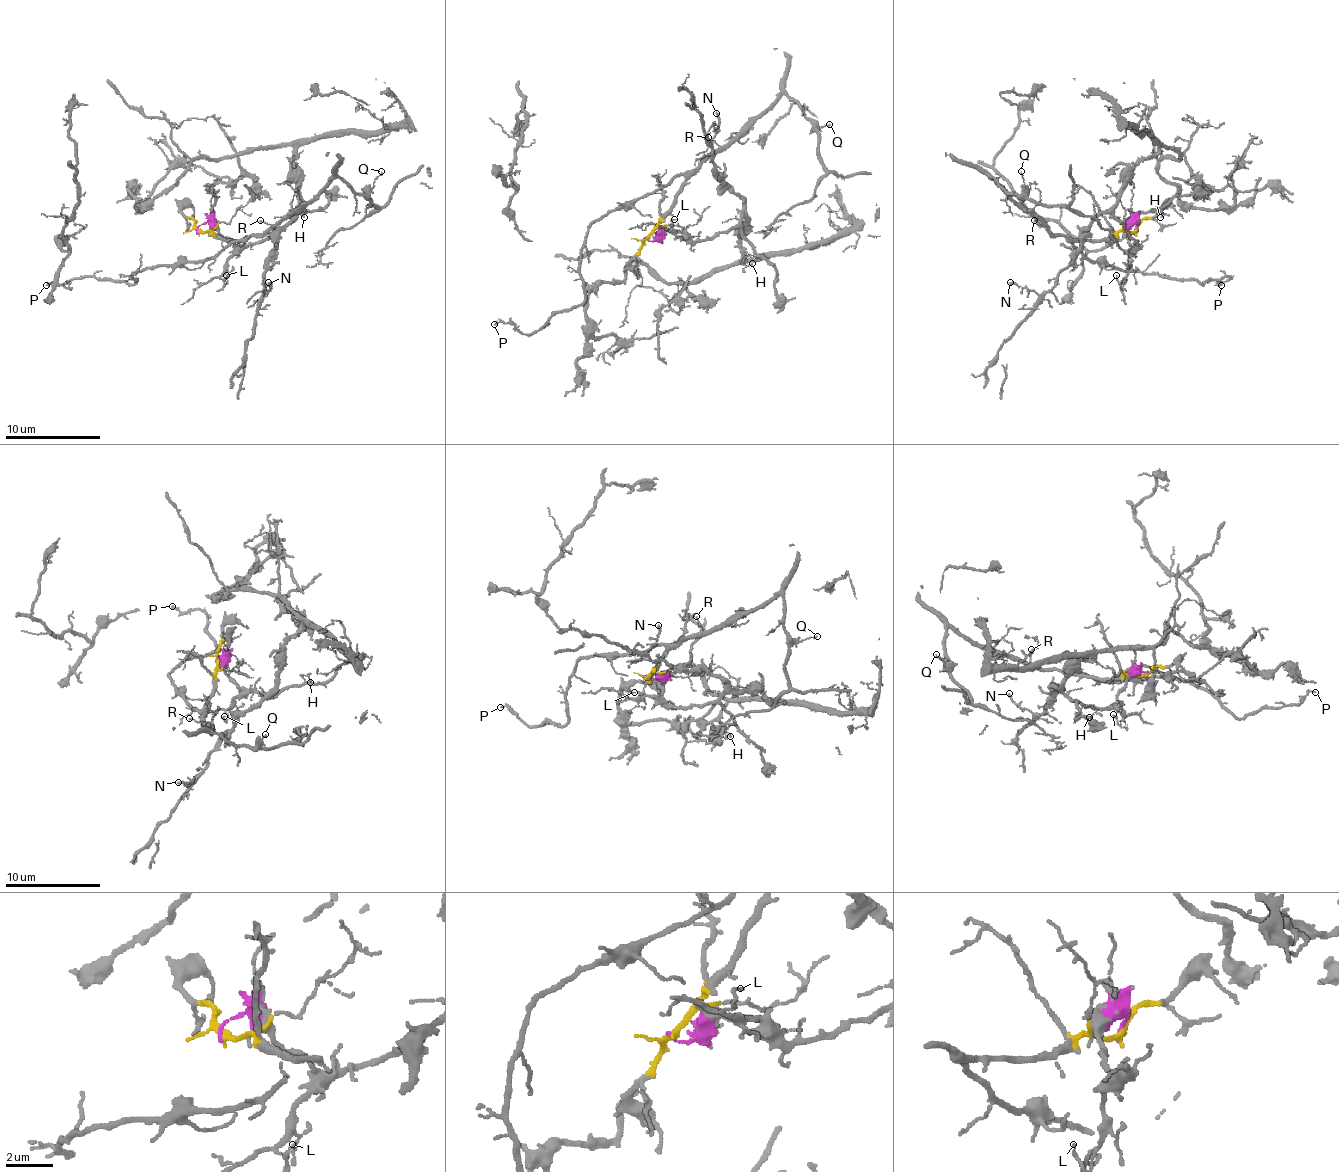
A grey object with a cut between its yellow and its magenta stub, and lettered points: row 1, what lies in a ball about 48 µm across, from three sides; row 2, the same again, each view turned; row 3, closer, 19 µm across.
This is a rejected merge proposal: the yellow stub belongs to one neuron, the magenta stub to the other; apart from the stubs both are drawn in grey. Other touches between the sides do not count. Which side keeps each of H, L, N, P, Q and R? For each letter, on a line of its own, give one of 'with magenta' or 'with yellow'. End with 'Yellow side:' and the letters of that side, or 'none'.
H: with magenta
L: with magenta
N: with magenta
P: with yellow
Q: with yellow
R: with yellow
Yellow side: P, Q, R

